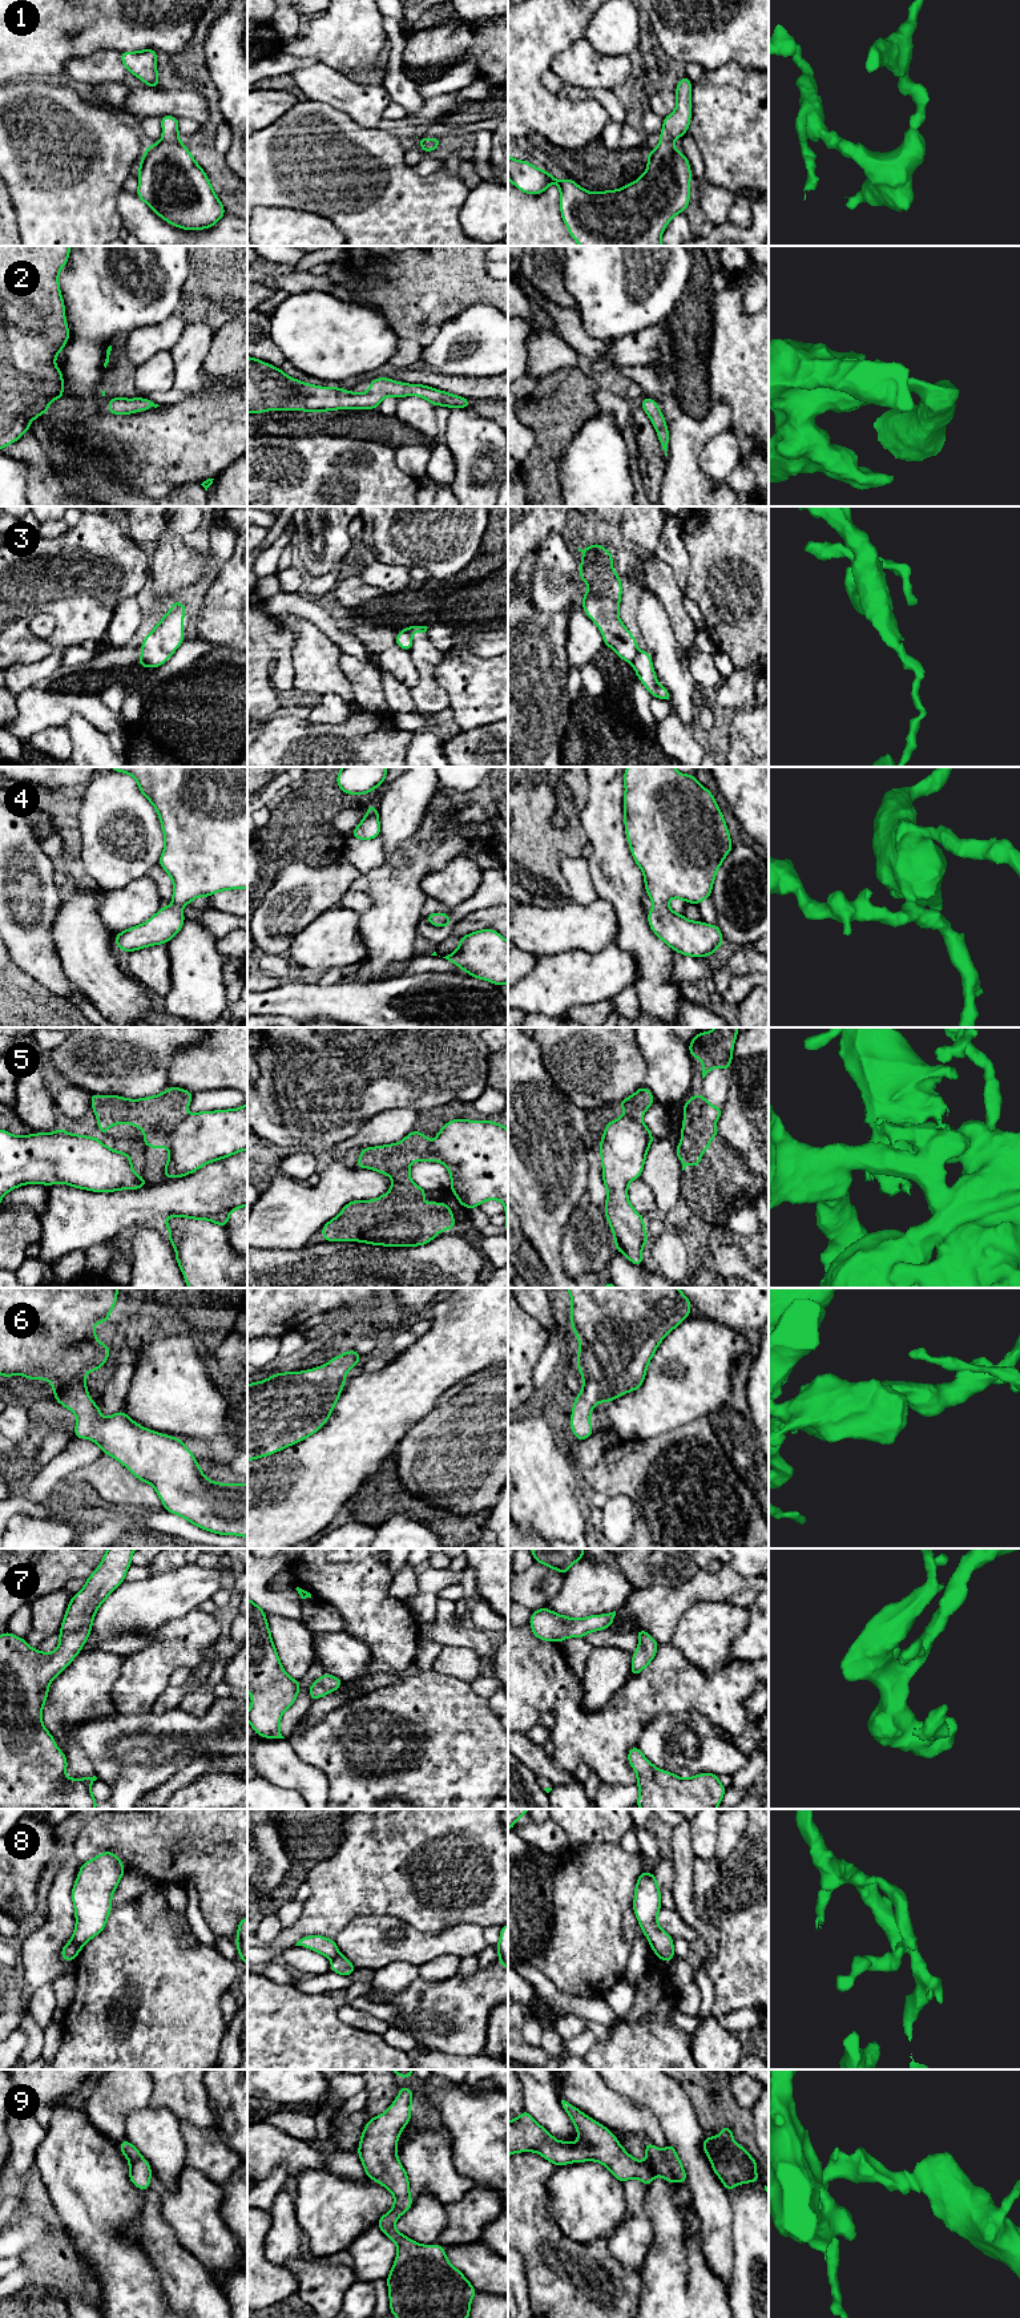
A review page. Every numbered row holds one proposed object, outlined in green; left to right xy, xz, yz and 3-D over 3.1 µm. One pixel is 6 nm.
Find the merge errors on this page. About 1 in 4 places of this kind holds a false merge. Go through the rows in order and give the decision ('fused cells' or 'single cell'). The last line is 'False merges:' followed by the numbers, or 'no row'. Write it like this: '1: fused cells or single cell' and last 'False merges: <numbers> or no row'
1: single cell
2: single cell
3: fused cells
4: single cell
5: fused cells
6: single cell
7: single cell
8: fused cells
9: single cell
False merges: 3, 5, 8

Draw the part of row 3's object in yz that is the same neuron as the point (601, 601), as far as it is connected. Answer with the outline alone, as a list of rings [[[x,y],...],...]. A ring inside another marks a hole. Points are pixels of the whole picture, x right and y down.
[[[597,542],[582,550],[578,548],[578,552],[584,554],[578,578],[588,583],[582,609],[601,630],[604,645],[621,659],[633,663],[638,647],[636,638],[618,618],[622,587],[621,578],[610,565],[613,554]]]

